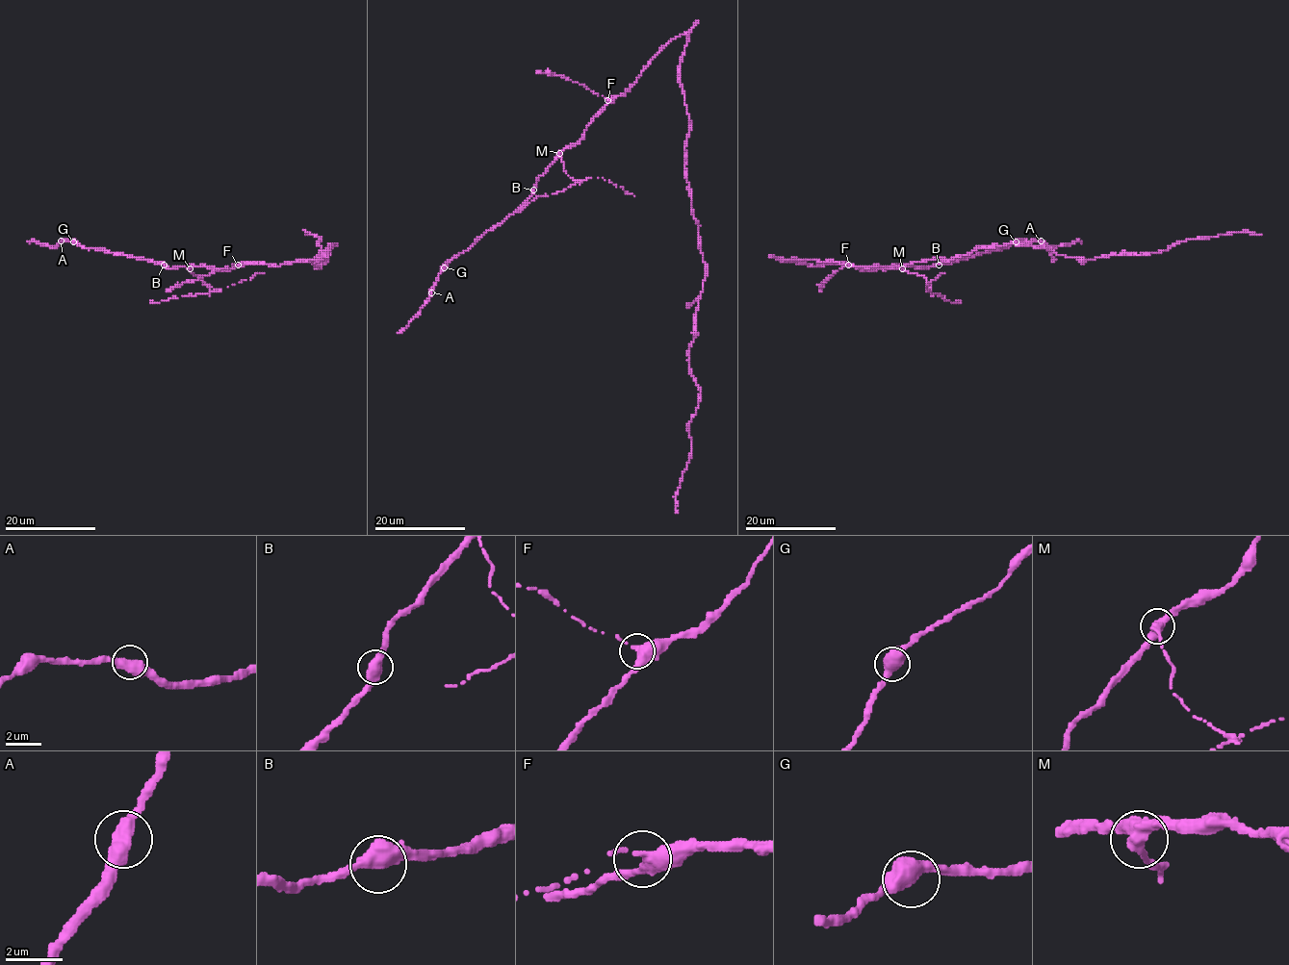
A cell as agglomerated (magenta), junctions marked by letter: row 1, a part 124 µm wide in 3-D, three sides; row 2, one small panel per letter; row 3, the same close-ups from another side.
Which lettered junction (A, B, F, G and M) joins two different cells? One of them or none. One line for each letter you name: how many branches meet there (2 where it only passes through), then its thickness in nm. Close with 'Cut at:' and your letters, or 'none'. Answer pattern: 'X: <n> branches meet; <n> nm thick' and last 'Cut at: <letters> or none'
M: 3 branches meet; 400 nm thick
Cut at: M

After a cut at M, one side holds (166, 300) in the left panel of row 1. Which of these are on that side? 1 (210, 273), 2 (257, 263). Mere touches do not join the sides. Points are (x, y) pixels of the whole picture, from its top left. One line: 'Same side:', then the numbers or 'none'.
Same side: none

